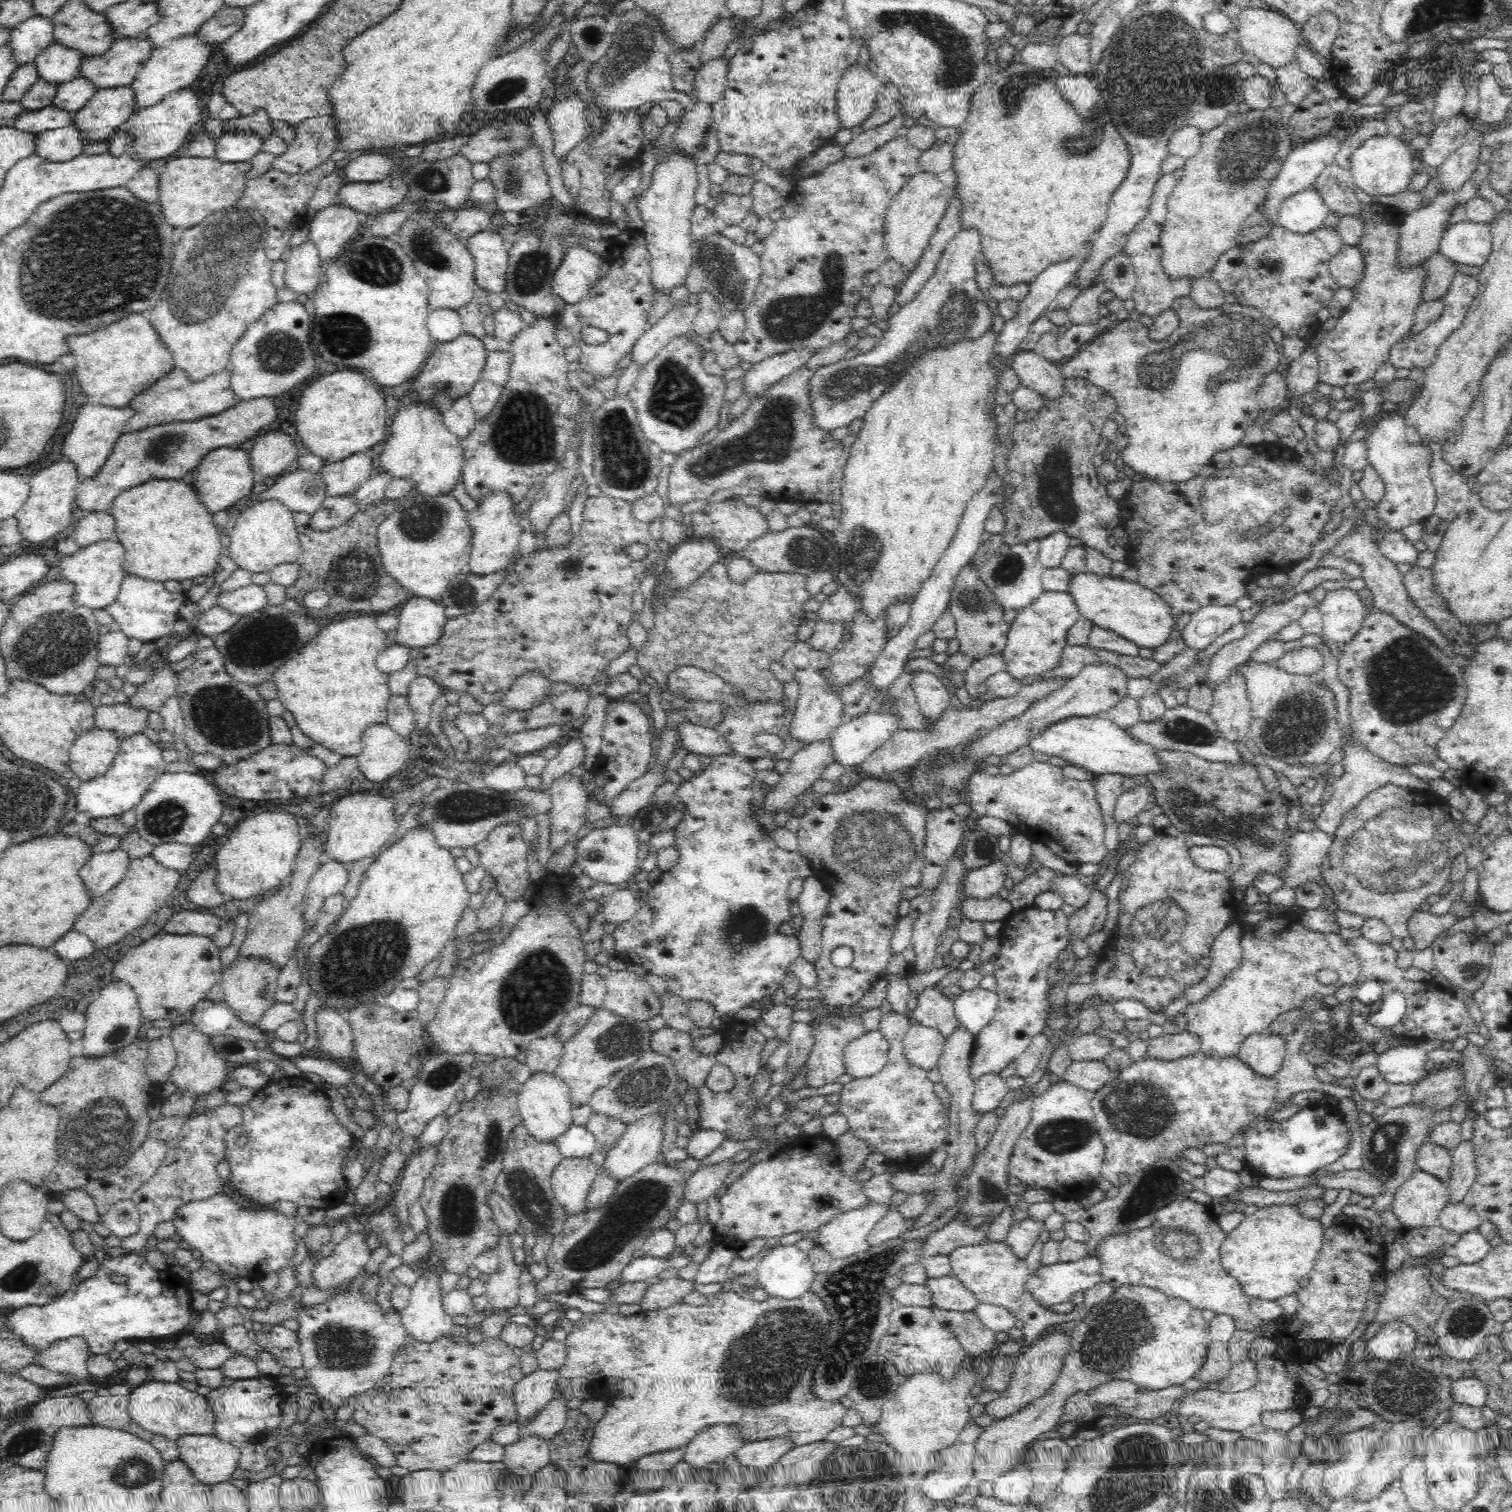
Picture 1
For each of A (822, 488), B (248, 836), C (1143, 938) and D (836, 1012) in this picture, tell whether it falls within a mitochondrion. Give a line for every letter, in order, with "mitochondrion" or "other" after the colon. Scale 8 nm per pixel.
A: other
B: other
C: mitochondrion
D: other

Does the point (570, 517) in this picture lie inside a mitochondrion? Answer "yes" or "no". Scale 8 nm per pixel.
no

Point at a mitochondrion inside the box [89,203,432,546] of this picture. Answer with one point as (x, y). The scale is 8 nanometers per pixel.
(201, 294)

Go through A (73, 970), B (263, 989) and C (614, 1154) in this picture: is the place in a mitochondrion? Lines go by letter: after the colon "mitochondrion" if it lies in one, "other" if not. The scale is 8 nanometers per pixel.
A: other
B: mitochondrion
C: other

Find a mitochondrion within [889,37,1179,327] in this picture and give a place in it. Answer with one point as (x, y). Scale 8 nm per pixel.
(1089, 140)

